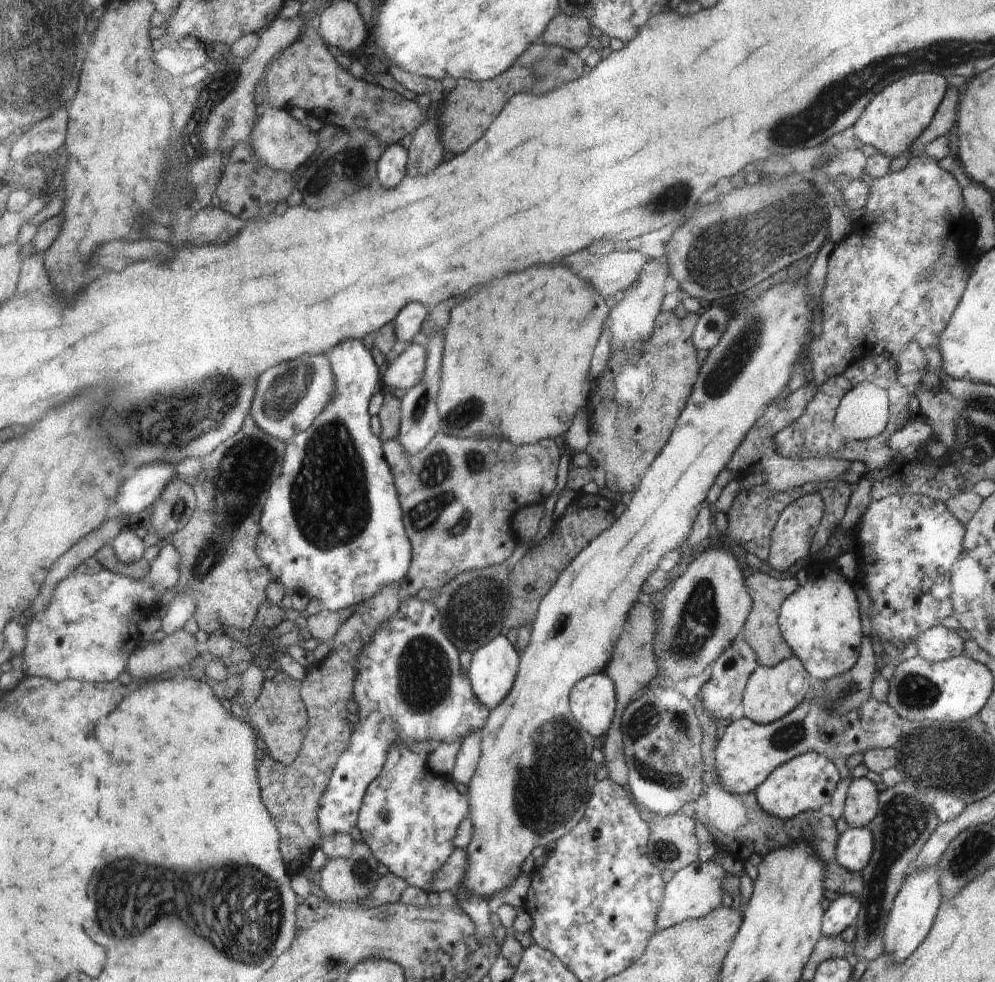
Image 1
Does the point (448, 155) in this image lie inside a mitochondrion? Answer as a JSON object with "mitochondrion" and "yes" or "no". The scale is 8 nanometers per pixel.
{"mitochondrion":"no"}

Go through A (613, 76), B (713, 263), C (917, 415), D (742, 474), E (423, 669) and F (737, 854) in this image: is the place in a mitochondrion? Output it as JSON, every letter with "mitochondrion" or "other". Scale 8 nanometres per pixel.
{"A":"other","B":"mitochondrion","C":"other","D":"other","E":"mitochondrion","F":"other"}

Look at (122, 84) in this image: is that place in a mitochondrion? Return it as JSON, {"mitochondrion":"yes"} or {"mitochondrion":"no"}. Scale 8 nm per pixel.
{"mitochondrion":"no"}

